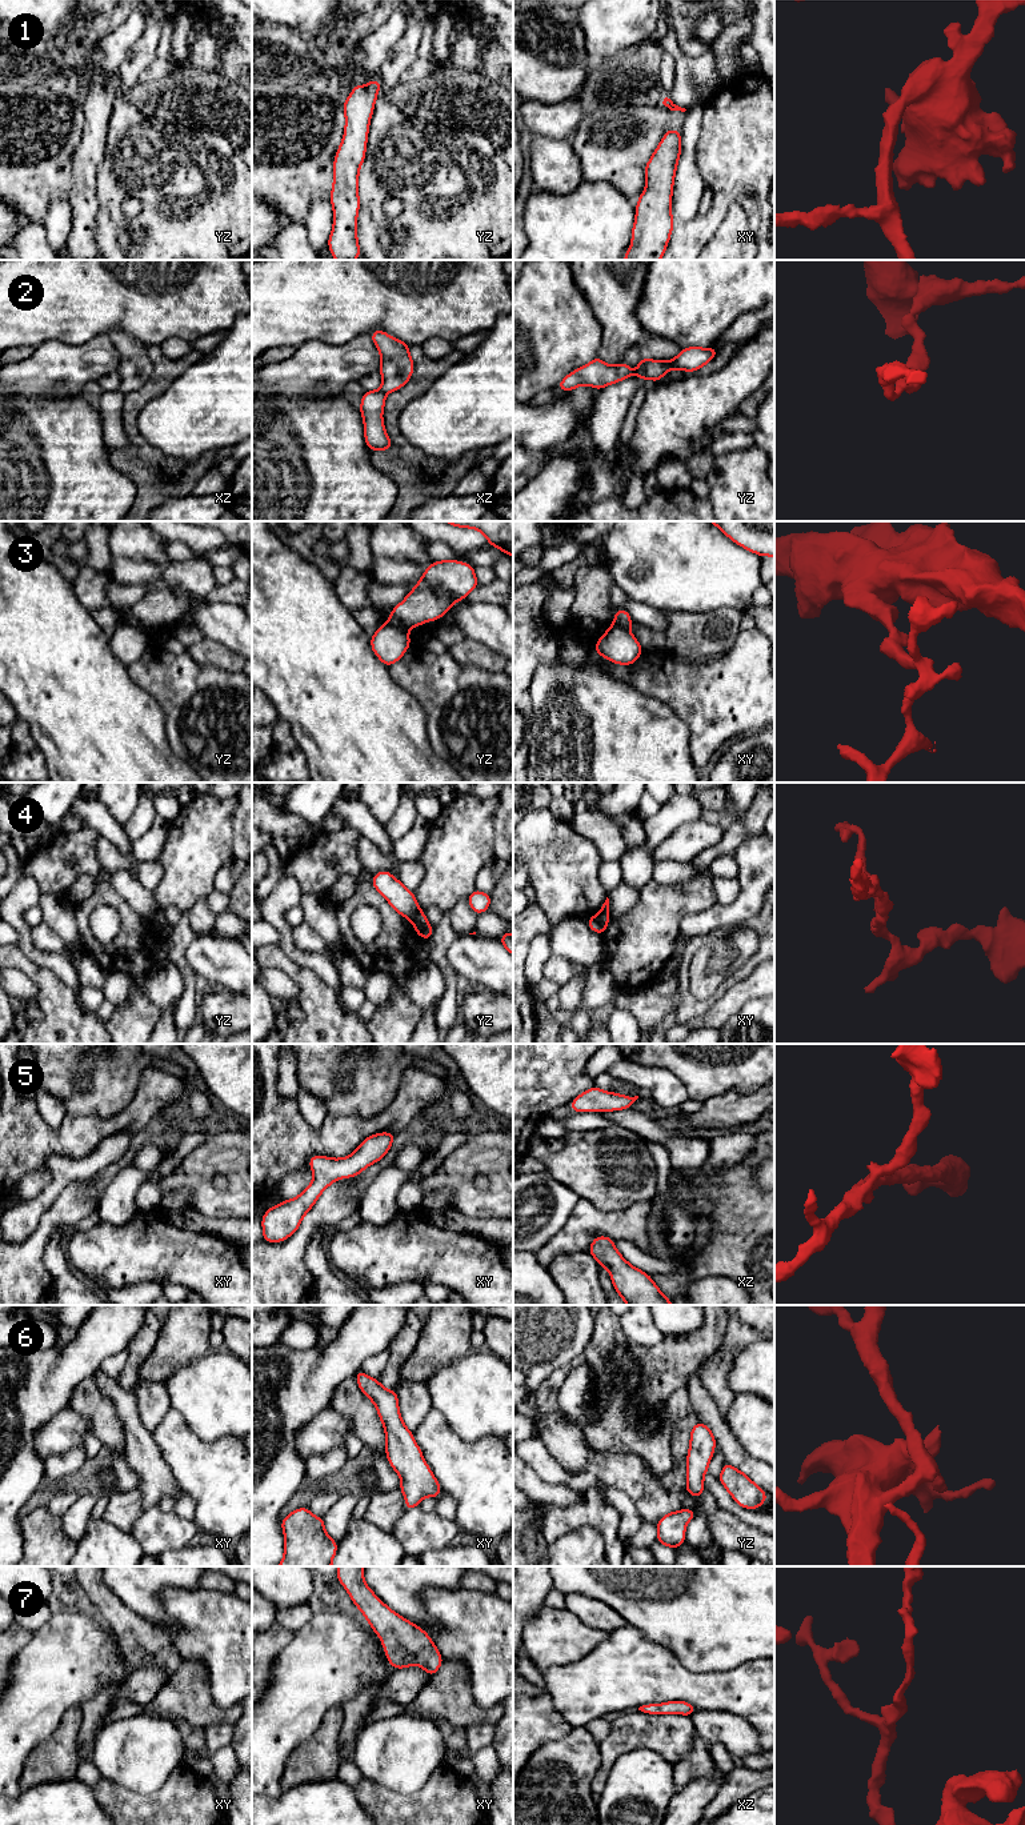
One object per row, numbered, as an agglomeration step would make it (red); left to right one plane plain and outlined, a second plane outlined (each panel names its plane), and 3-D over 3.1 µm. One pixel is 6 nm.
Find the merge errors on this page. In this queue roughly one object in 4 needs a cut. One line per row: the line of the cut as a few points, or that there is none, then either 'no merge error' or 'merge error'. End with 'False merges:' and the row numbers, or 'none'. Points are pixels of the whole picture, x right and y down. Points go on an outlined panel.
1: no cut | no merge error
2: yz (647, 359), (643, 377) | merge error
3: yz (388, 620), (405, 633) | merge error
4: yz (420, 909), (413, 921) | merge error
5: no cut | no merge error
6: no cut | no merge error
7: no cut | no merge error
False merges: 2, 3, 4

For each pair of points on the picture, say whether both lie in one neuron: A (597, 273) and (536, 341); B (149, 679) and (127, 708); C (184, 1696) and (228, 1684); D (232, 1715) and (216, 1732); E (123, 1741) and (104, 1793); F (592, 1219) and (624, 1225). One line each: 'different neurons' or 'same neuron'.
A: different neurons
B: different neurons
C: different neurons
D: different neurons
E: different neurons
F: same neuron

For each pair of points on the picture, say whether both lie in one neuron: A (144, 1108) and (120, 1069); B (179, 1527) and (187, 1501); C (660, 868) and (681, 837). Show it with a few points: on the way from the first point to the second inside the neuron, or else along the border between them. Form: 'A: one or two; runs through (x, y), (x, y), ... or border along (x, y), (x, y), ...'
A: two; border along (151, 1067), (143, 1073), (132, 1100), (113, 1116)
B: two; border along (173, 1509), (193, 1521)
C: two; border along (689, 861), (655, 863)

